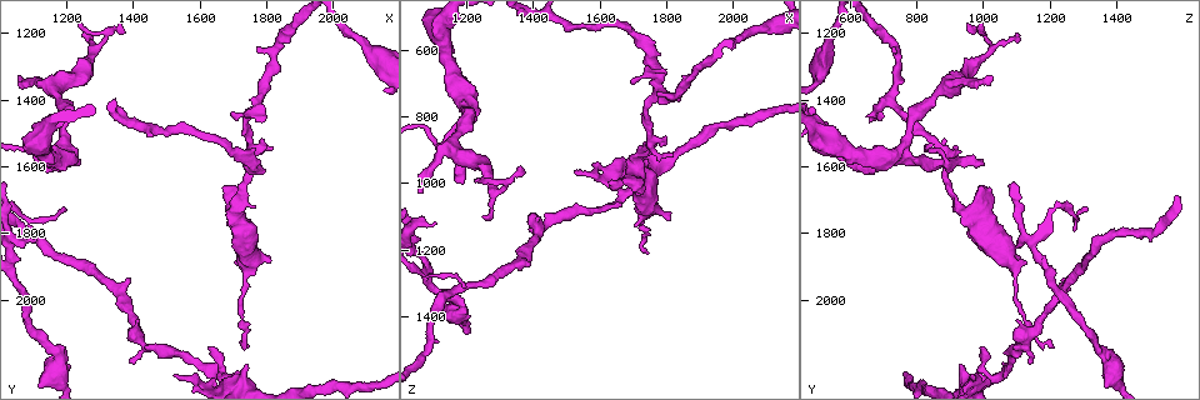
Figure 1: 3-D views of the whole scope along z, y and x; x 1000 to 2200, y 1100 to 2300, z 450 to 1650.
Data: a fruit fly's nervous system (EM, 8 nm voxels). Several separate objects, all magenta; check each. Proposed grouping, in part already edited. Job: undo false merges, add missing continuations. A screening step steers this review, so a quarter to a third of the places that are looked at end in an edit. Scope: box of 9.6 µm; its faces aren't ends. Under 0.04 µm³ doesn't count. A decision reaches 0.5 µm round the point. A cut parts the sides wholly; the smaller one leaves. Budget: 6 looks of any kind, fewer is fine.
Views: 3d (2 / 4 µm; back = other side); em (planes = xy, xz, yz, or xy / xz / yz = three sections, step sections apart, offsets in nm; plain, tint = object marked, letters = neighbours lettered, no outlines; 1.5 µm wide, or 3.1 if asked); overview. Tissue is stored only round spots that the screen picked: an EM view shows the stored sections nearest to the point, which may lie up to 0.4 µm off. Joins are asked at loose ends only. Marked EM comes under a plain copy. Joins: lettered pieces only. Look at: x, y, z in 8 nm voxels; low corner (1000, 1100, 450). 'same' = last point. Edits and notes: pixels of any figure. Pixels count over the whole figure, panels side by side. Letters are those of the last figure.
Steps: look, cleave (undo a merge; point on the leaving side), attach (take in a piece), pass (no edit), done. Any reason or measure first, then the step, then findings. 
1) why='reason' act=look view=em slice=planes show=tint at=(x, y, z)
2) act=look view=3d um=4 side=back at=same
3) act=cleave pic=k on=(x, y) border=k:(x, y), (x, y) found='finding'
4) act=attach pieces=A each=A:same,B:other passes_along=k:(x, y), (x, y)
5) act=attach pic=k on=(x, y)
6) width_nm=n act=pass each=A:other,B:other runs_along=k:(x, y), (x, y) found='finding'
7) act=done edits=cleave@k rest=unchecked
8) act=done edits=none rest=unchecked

why='sudden change in width' act=look view=em slice=planes show=letters at=(1170, 2170, 1360)

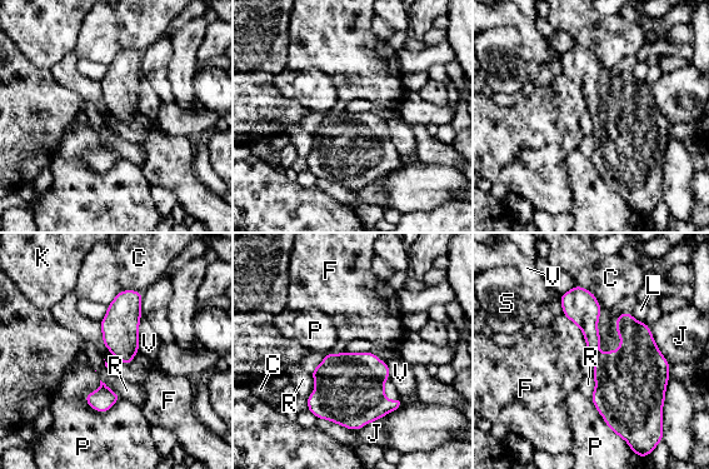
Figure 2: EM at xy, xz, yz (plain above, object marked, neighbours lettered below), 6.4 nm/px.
longest_contact=F:300nm act=pass each=C:other,F:other,J:other,K:other,L:other,P:other,R:other,S:other,V:other border=2:(563, 313), (582, 332), (587, 350) found='all the same cell'

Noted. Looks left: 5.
why='an open end' act=look view=em slice=yz step=8 show=tint at=(1110, 1810, 1120)

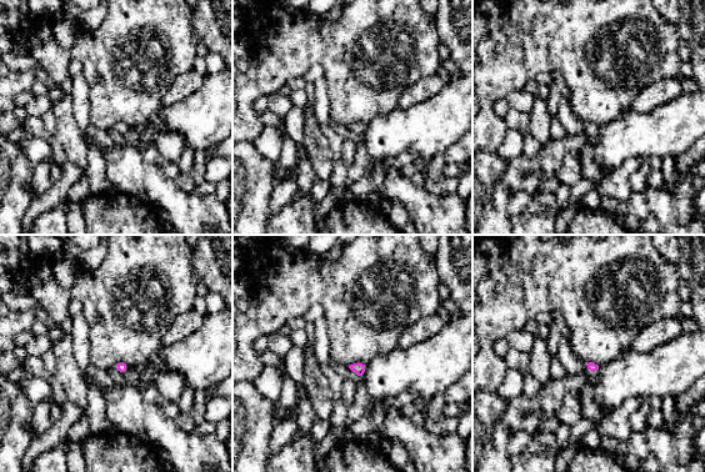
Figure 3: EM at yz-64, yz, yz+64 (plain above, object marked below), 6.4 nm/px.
why='another direction' act=look view=em slice=planes show=letters at=same

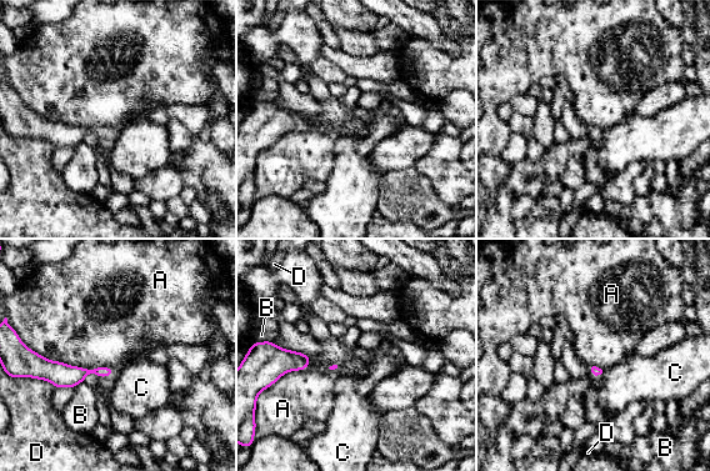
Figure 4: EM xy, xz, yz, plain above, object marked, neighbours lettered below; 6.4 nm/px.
longest_contact=A:550nm act=pass each=A:other,B:other,C:other,D:other found='none of them fits'

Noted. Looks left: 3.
why='an open end' act=look view=em slice=yz step=8 show=letters at=(1260, 1190, 1110)

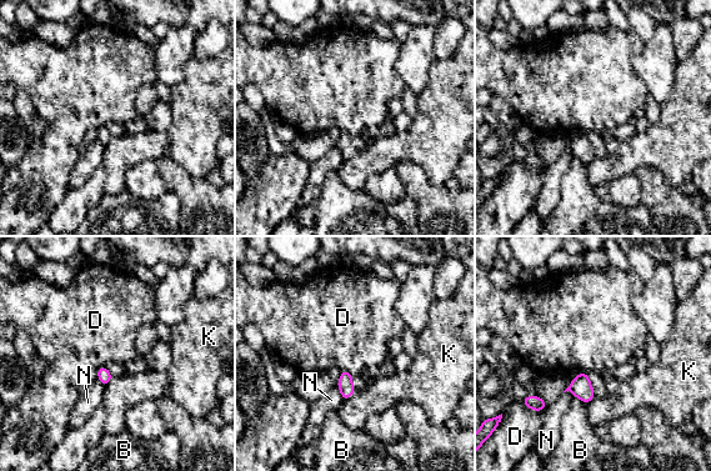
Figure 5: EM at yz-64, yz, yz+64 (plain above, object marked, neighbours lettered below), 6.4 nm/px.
act=pass each=B:other,D:other,K:other,N:other found='no lettered piece goes on from it'

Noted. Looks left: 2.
act=done edits=none rest=unchecked

